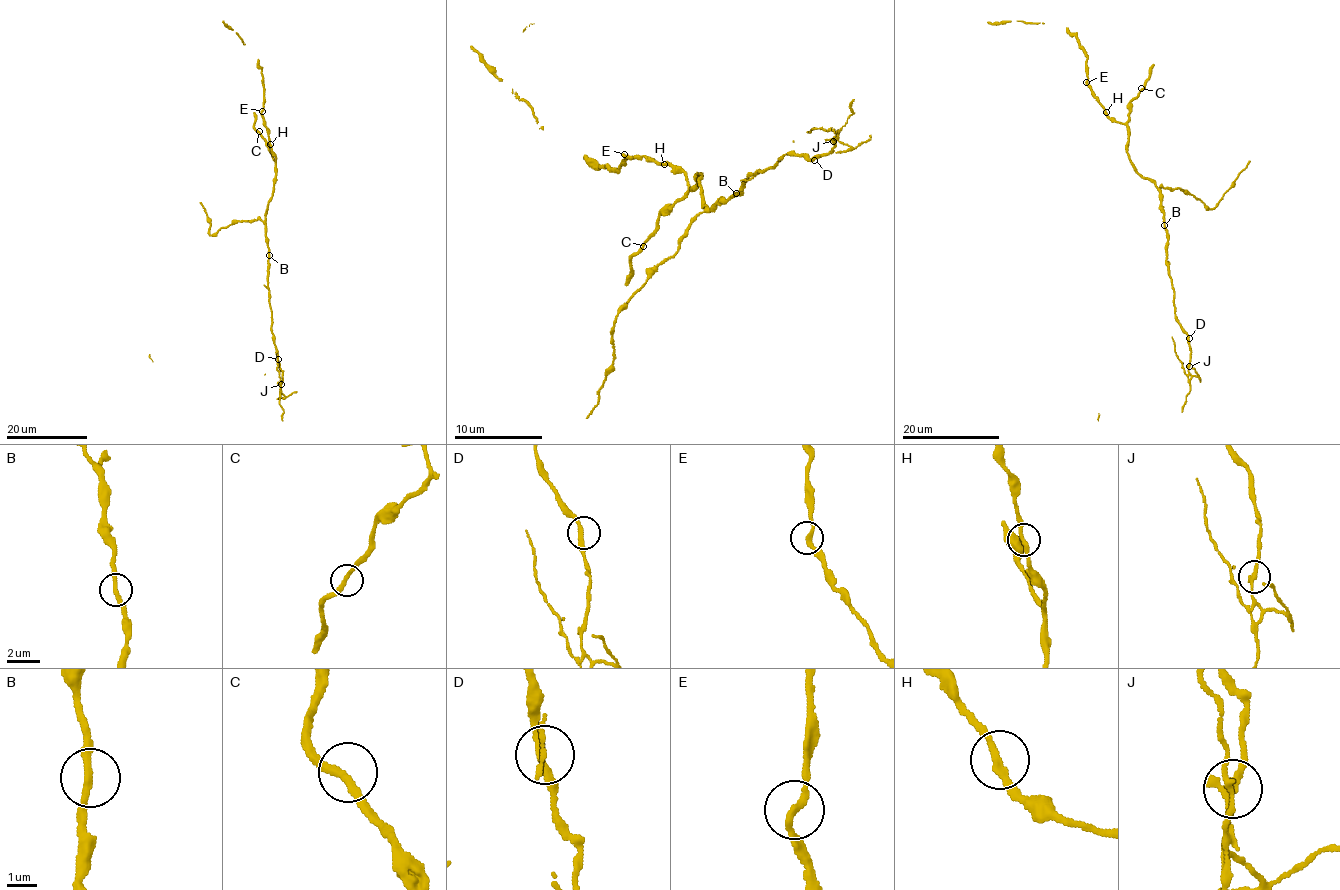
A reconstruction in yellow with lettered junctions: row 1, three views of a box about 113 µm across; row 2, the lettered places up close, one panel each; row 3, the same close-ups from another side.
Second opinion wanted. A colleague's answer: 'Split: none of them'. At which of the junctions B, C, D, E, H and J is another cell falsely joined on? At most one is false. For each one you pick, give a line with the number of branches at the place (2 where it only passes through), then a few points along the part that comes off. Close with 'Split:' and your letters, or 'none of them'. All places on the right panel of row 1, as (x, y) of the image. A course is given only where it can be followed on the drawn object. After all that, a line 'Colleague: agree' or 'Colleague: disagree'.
J: Branches: 2. Course of the part to remove: (1189, 366), (1187, 374), (1175, 353), (1172, 336)
Split: J
Colleague: disagree

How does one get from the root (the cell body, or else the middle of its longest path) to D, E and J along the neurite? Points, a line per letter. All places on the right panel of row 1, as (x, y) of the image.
D: (1167, 235), (1166, 265), (1173, 290), (1175, 319), (1189, 338)
E: (1167, 235), (1161, 189), (1142, 177), (1130, 160), (1127, 126), (1109, 117), (1086, 82)
J: (1167, 235), (1166, 265), (1173, 290), (1175, 319), (1187, 336), (1189, 366)

